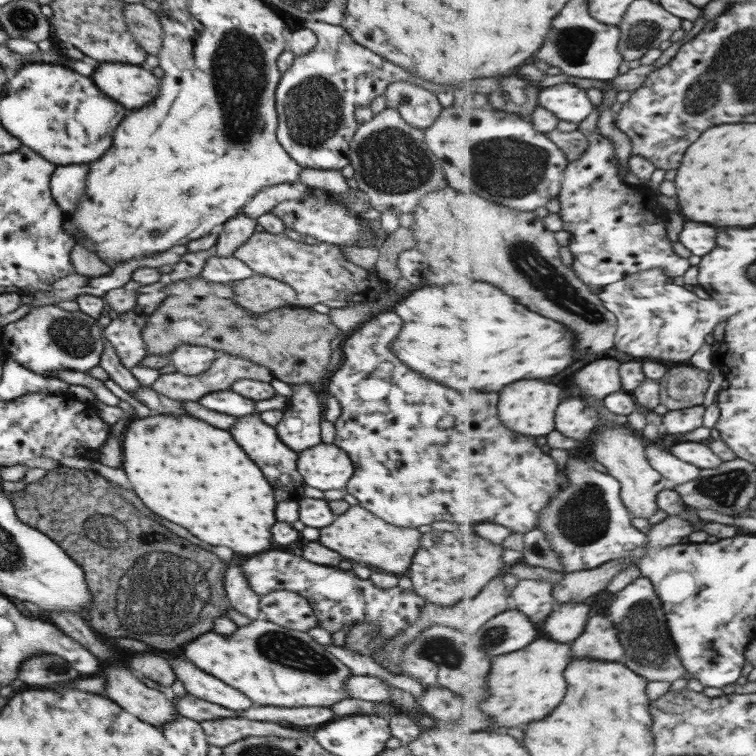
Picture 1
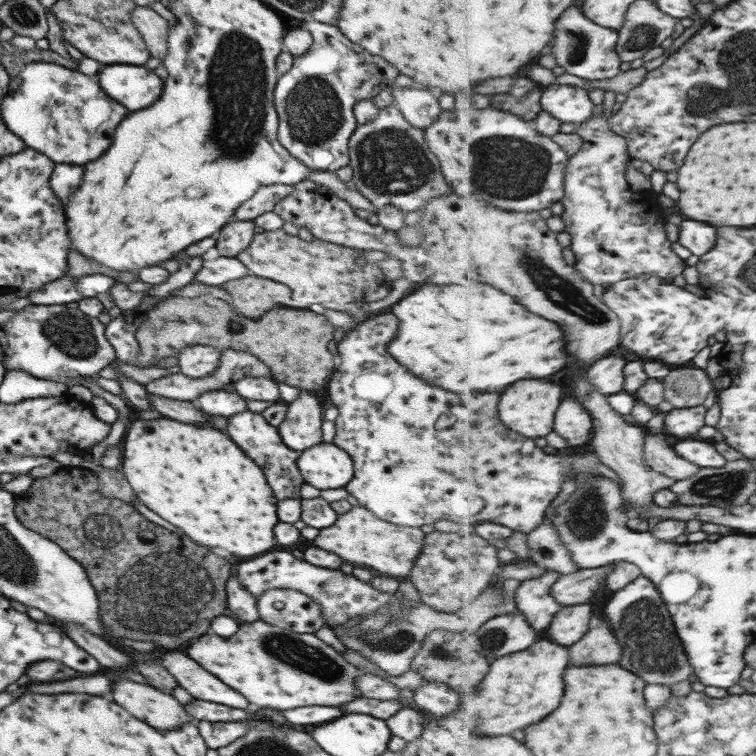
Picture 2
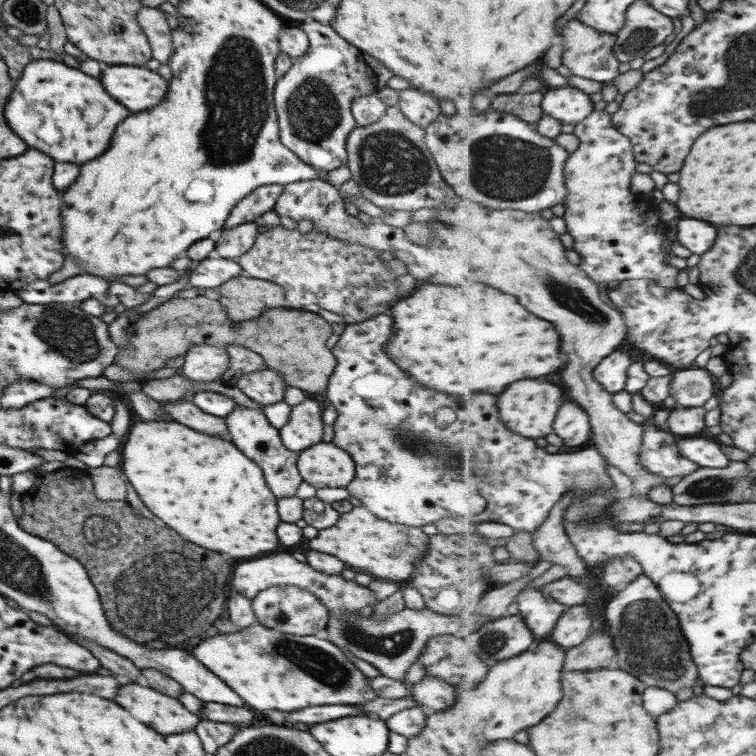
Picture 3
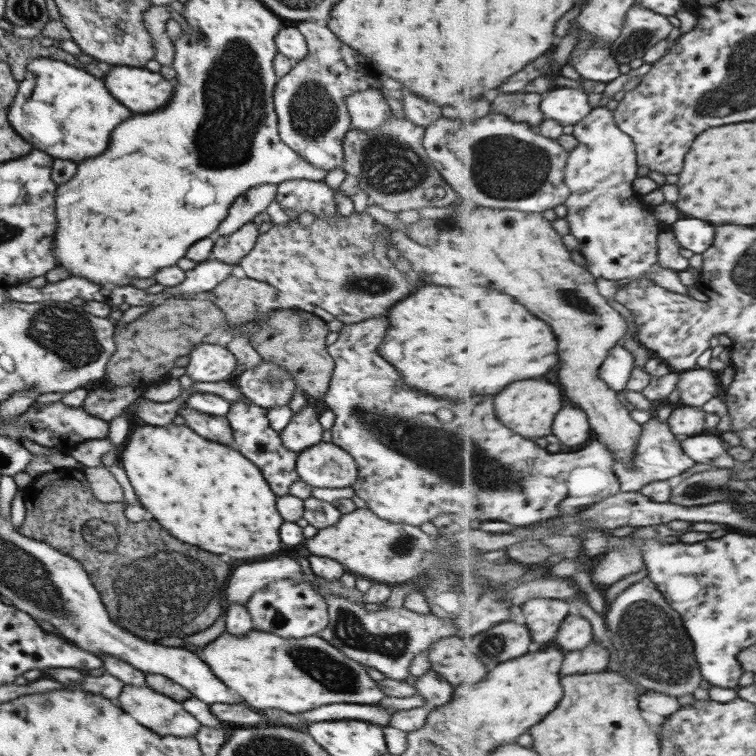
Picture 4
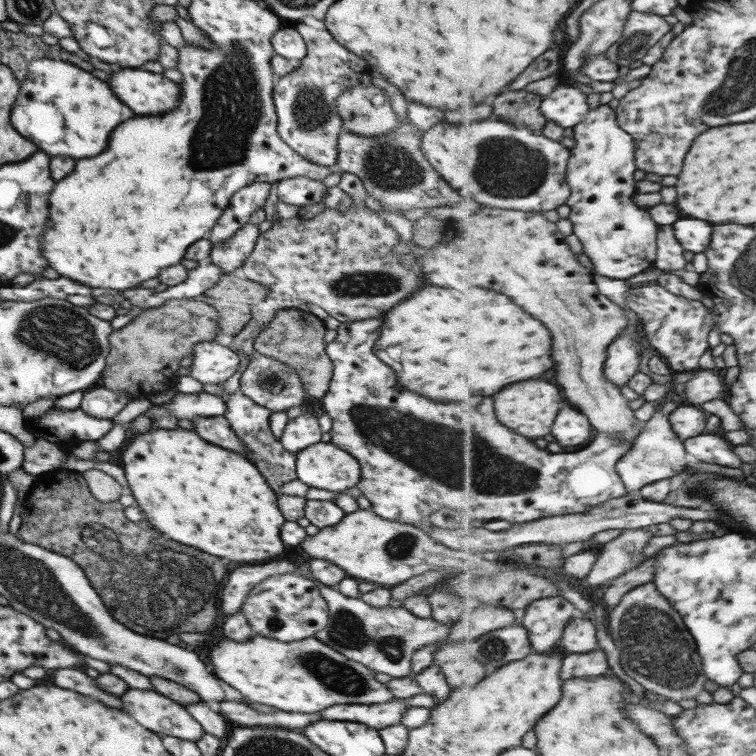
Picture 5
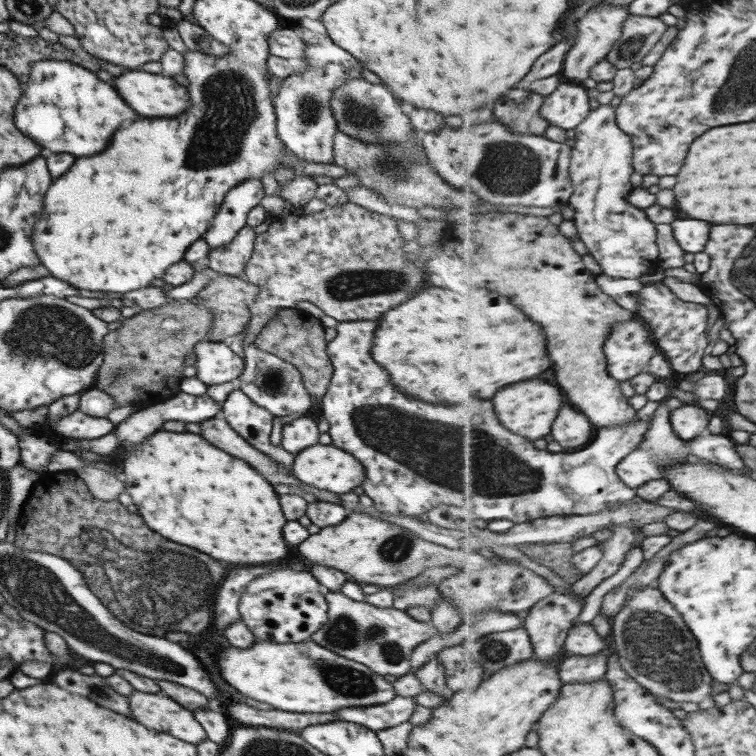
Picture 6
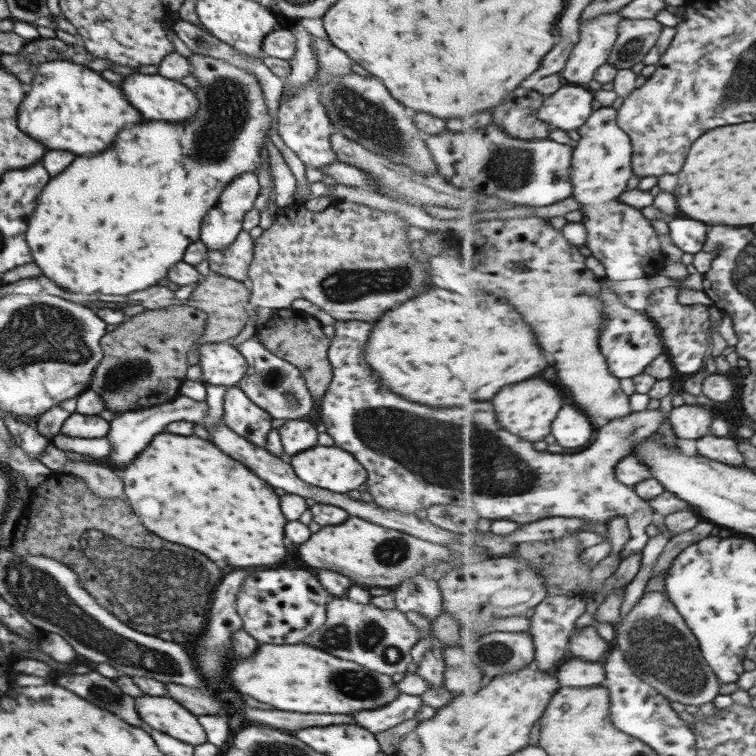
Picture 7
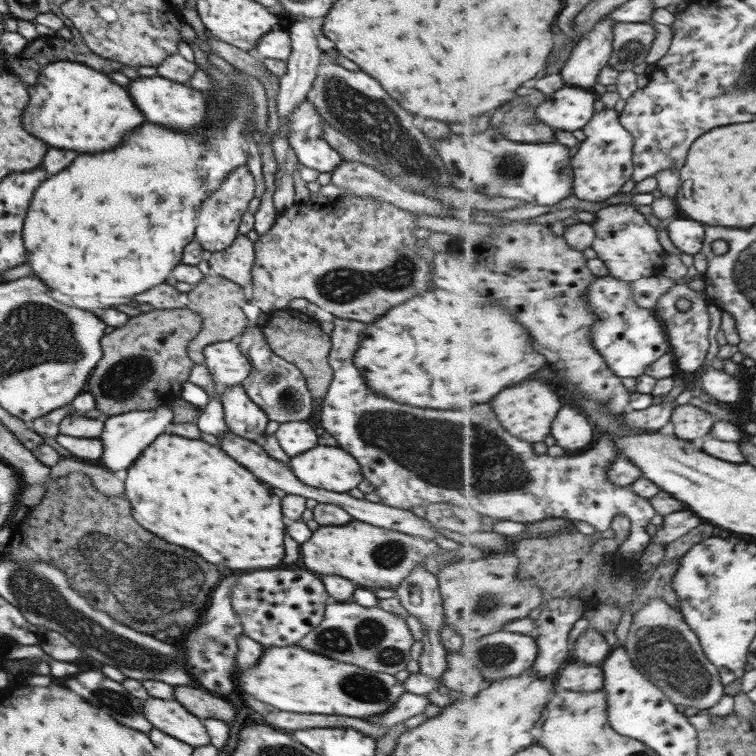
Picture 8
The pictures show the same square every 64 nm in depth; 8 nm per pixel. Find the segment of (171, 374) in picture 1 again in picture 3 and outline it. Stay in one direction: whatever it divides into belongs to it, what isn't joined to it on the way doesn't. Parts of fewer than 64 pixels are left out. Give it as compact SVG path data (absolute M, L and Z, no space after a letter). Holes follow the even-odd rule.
M237 344L227 345L225 349L230 358L230 368L220 378L221 382L235 383L244 374L257 372L259 367L265 365L262 357L253 350L238 346ZM179 374L172 378L143 381L143 392L153 402L181 401L190 390L196 386L196 381L190 381L187 377Z

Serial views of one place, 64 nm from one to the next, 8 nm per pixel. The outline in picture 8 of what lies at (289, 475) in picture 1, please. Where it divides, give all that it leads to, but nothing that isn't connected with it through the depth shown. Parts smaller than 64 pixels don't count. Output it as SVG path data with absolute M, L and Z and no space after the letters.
M242 386L222 388L220 400L230 432L255 443L263 438L269 418L264 410L250 400Z

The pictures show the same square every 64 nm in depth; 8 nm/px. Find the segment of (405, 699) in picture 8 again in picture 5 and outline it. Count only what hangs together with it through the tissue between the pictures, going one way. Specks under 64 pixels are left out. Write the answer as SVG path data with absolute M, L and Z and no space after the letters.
M393 698L380 704L336 704L320 710L322 720L357 722L380 730L398 725L409 706L403 699Z

